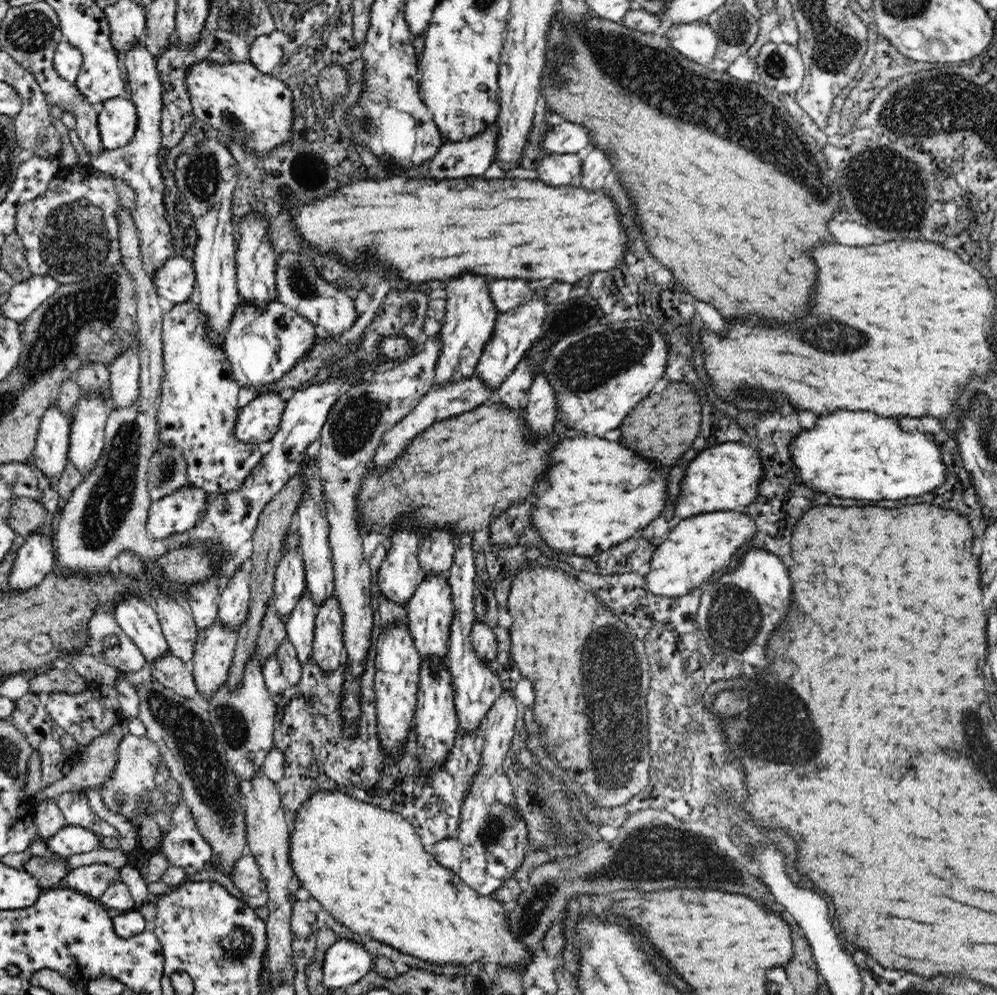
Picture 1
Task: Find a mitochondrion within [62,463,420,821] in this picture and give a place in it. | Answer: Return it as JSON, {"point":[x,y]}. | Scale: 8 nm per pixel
{"point":[235,728]}

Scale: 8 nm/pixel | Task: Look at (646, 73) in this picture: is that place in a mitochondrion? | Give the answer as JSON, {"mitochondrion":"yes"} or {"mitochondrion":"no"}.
{"mitochondrion":"yes"}

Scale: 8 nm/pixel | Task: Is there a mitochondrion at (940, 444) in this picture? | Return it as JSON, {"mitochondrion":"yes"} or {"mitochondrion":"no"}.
{"mitochondrion":"no"}

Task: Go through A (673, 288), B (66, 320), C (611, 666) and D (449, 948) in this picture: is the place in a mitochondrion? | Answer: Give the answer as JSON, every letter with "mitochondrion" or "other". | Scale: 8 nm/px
{"A":"other","B":"mitochondrion","C":"mitochondrion","D":"other"}

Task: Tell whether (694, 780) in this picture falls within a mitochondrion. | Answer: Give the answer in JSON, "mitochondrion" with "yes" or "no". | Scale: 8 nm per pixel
{"mitochondrion":"no"}

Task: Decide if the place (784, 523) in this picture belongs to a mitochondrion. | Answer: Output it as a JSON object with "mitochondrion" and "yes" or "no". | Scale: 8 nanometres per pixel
{"mitochondrion":"no"}

